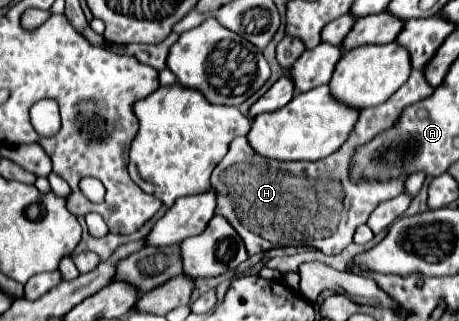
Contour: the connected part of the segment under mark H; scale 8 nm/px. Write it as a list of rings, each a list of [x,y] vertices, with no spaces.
[[[412,69],[410,81],[386,101],[386,105],[376,105],[374,109],[362,109],[360,119],[354,125],[354,133],[344,141],[344,145],[320,161],[296,161],[296,163],[278,163],[266,159],[252,151],[246,137],[236,137],[230,143],[228,153],[216,165],[210,183],[216,191],[216,213],[226,217],[230,225],[242,237],[248,255],[256,255],[268,251],[272,247],[288,247],[288,245],[310,245],[326,255],[340,253],[348,243],[352,243],[352,235],[358,225],[366,223],[372,209],[386,199],[392,199],[402,193],[404,179],[394,179],[386,183],[370,181],[370,183],[350,183],[348,179],[348,163],[354,149],[396,123],[398,113],[428,95],[432,95],[432,87],[426,83],[422,71]]]

